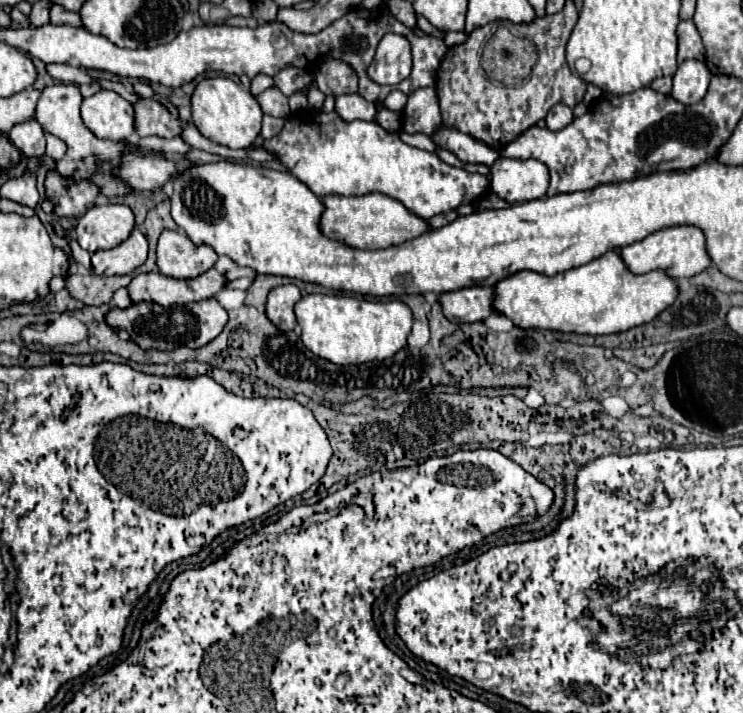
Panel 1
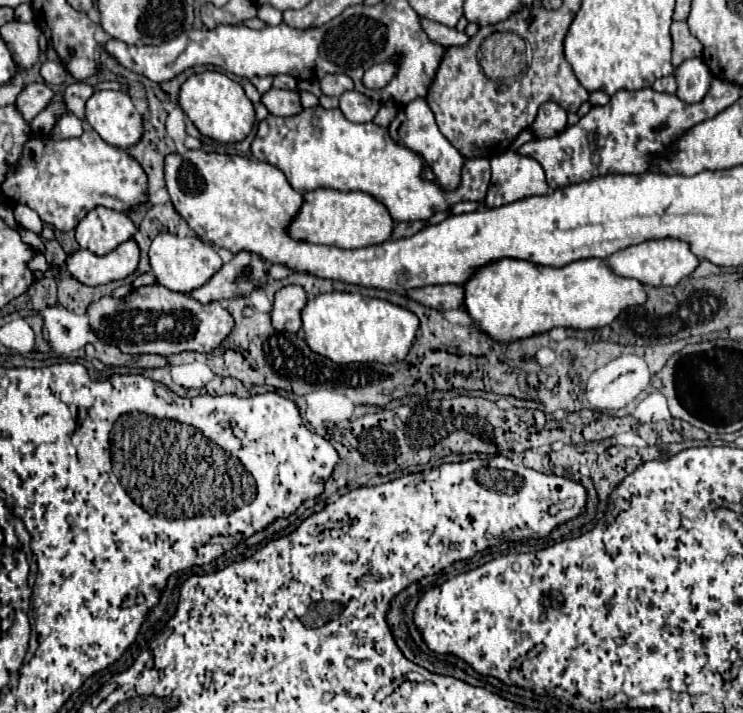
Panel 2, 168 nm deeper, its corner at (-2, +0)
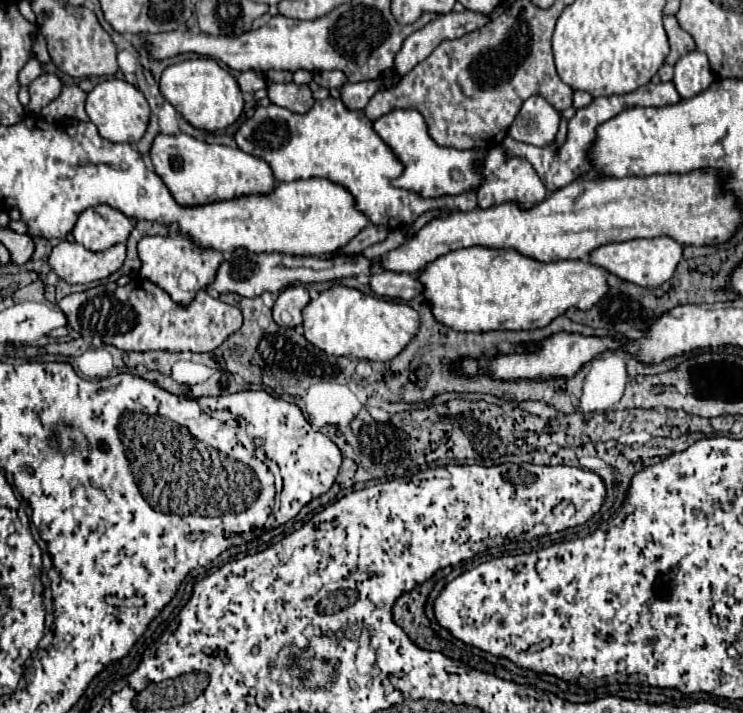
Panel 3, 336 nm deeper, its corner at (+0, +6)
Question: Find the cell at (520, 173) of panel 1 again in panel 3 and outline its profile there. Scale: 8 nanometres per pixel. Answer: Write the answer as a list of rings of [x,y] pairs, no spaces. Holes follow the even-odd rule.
[[[492,148],[484,164],[484,184],[476,192],[478,208],[490,208],[504,202],[516,202],[520,208],[532,208],[546,198],[546,186],[534,174],[534,168],[524,158],[506,158],[502,148]]]

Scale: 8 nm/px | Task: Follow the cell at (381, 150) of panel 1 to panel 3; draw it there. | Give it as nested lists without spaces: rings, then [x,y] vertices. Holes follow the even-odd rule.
[[[332,96],[316,100],[312,110],[306,114],[294,114],[276,104],[266,108],[258,106],[256,114],[238,128],[234,140],[242,152],[264,160],[278,182],[316,176],[344,186],[354,196],[358,212],[362,212],[372,224],[388,226],[390,230],[410,226],[424,212],[440,210],[440,216],[446,216],[478,208],[474,190],[460,196],[426,200],[414,192],[392,186],[392,180],[402,174],[402,164],[394,158],[392,150],[378,138],[378,134],[374,134],[372,122],[362,110],[348,110]]]

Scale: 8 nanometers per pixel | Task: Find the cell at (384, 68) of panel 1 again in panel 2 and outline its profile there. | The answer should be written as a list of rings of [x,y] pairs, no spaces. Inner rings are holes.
[[[398,60],[374,64],[364,74],[364,86],[366,88],[384,88],[396,76],[396,72],[398,72]]]

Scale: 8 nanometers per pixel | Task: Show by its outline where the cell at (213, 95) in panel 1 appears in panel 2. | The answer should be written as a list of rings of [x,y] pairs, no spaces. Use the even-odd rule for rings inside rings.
[[[202,72],[190,76],[182,88],[180,88],[180,106],[186,112],[186,116],[194,122],[194,126],[200,130],[202,136],[210,136],[218,142],[242,142],[256,124],[256,112],[254,104],[244,94],[244,88],[224,76],[222,72]]]

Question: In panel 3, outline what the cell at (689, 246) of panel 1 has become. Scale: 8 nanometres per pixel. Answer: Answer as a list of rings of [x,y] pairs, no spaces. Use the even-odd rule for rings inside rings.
[[[658,236],[658,238],[636,238],[636,240],[628,240],[628,242],[616,242],[616,244],[604,244],[596,250],[590,252],[590,264],[604,268],[606,272],[644,286],[644,288],[654,288],[654,286],[662,286],[666,280],[672,278],[676,264],[682,260],[682,246],[666,236]]]

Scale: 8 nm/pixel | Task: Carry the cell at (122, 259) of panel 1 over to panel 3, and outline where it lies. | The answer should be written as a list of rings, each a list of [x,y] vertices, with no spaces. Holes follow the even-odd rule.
[[[62,240],[48,256],[52,272],[68,284],[88,284],[118,272],[126,258],[126,246],[118,244],[104,252],[90,252],[76,242]]]

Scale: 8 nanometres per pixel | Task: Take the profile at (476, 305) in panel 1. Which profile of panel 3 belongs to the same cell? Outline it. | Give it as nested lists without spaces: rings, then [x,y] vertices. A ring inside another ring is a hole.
[[[380,270],[370,276],[368,282],[370,290],[378,296],[388,296],[388,298],[402,298],[410,300],[414,296],[422,294],[422,284],[418,282],[416,276],[406,274],[406,272],[392,272],[392,270]]]

